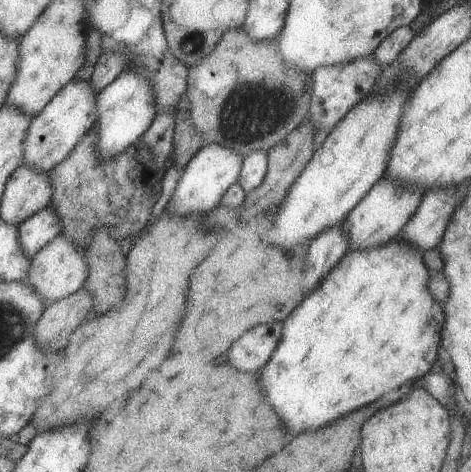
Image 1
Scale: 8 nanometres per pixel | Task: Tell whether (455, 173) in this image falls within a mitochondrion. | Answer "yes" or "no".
no

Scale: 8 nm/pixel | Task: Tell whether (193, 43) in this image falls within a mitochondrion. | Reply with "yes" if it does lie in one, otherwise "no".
yes

